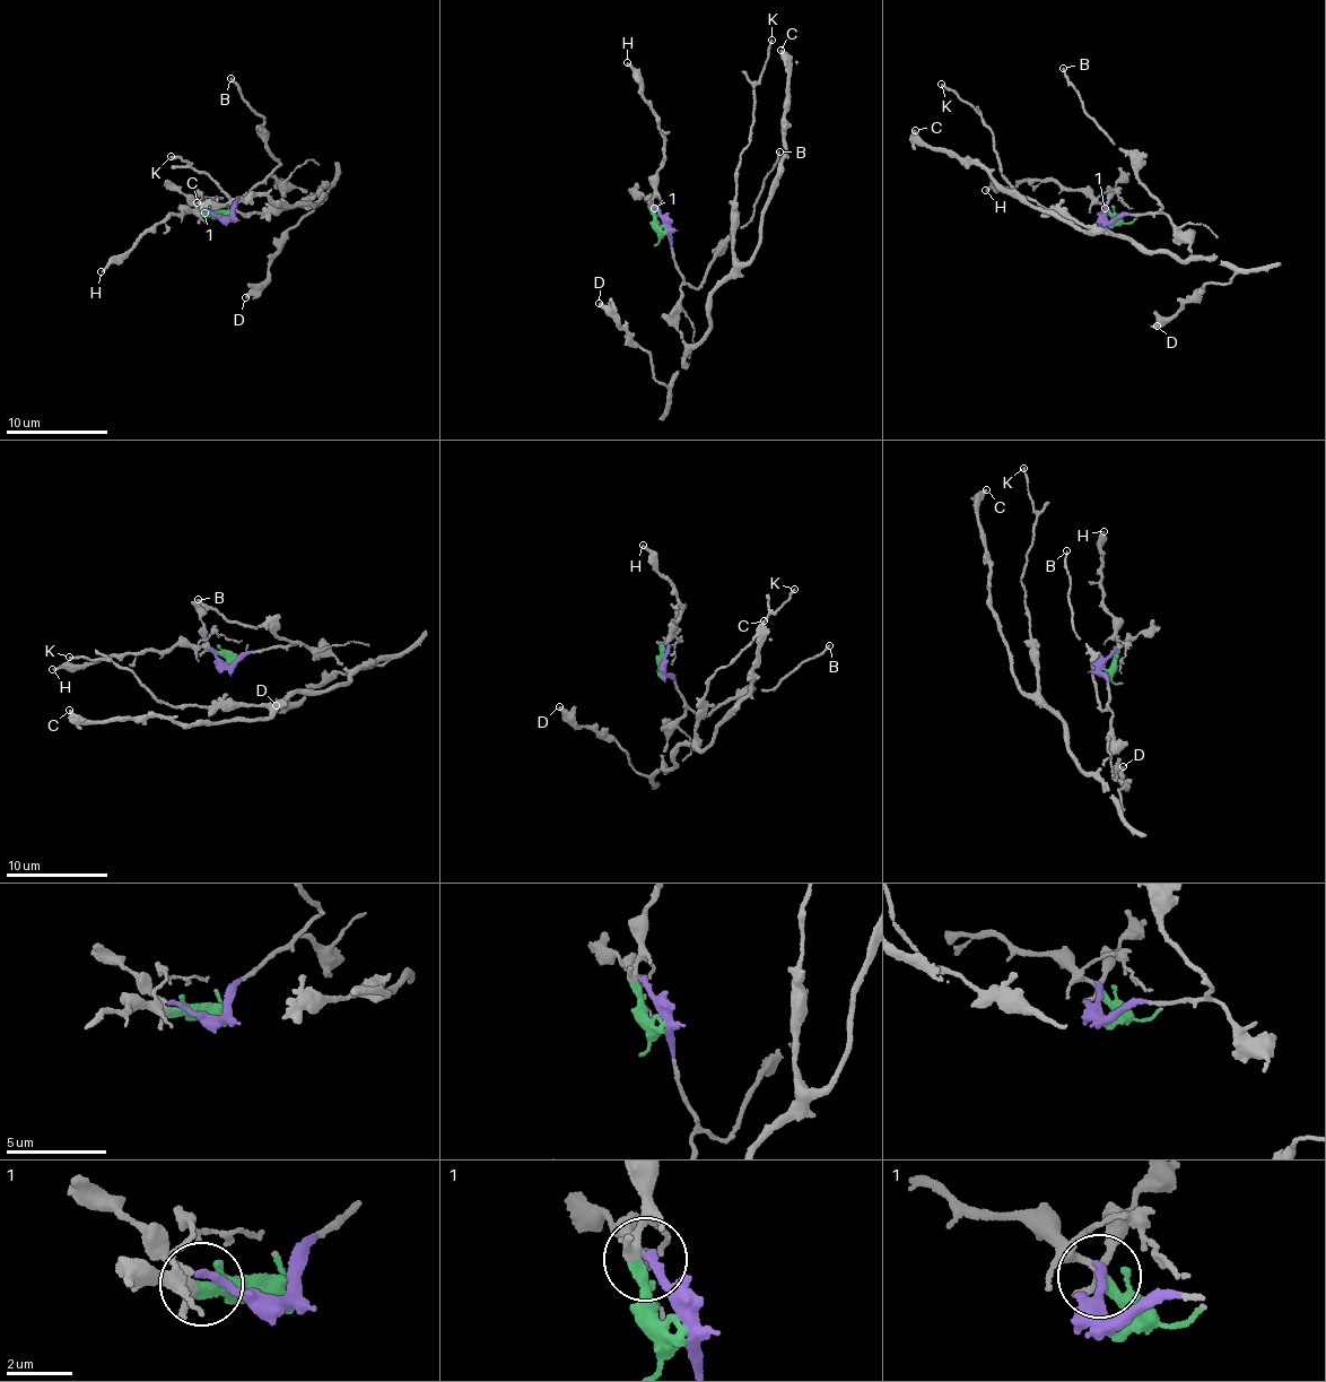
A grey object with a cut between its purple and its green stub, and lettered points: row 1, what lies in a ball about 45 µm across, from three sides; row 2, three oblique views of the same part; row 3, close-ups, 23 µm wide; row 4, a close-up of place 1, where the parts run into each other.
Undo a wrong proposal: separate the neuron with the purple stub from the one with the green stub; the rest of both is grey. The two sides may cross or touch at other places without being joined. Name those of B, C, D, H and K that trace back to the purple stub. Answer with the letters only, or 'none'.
B, C, D, K

